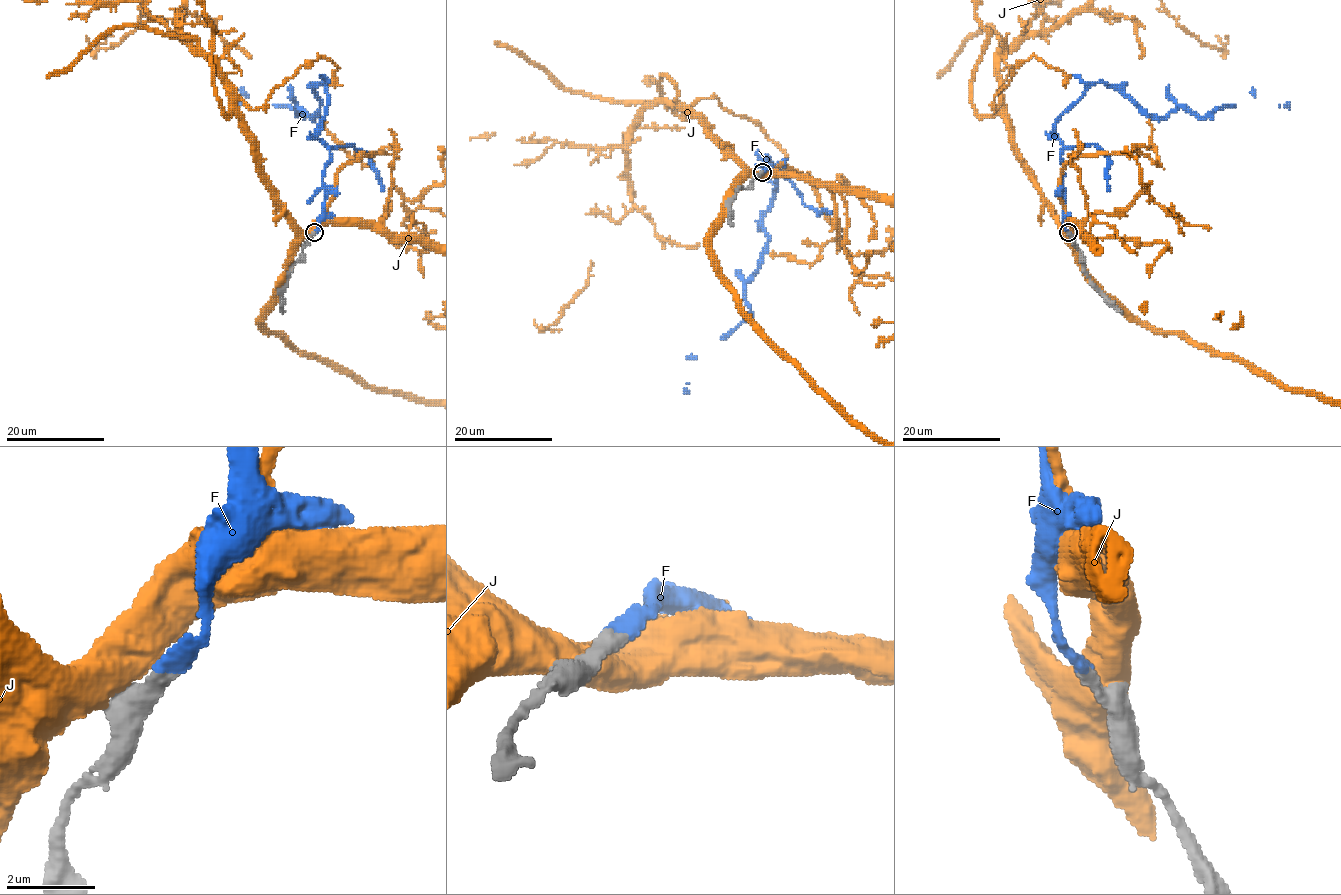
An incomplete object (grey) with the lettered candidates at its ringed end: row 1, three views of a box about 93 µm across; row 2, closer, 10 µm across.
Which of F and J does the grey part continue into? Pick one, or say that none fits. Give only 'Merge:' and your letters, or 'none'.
Merge: F

